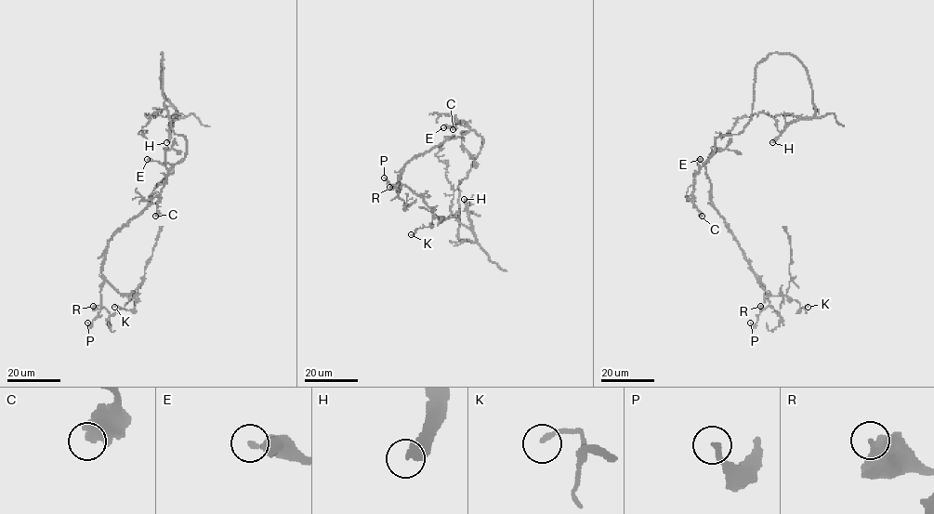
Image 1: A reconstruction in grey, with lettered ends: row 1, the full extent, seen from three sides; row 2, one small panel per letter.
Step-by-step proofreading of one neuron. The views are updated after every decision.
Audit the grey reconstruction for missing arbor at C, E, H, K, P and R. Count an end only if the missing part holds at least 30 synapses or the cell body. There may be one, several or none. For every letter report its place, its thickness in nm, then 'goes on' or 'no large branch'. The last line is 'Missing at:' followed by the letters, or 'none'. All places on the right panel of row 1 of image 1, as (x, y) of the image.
C: place (702, 216); calibre 480 nm; no large branch
E: place (700, 159); calibre 240 nm; no large branch
H: place (772, 142); calibre 420 nm; goes on
K: place (808, 307); calibre 180 nm; no large branch
P: place (750, 322); calibre 200 nm; goes on
R: place (760, 306); calibre 600 nm; no large branch
Missing at: H, P

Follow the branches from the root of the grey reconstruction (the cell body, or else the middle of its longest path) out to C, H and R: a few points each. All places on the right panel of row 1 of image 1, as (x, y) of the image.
C: (729, 135), (716, 139), (715, 151), (694, 177), (692, 202), (702, 216)
H: (729, 135), (750, 120), (756, 66), (771, 53), (790, 53), (807, 71), (815, 114), (794, 120), (772, 142)
R: (729, 135), (716, 139), (716, 151), (703, 164), (712, 204), (765, 288), (769, 303), (763, 309), (760, 306)

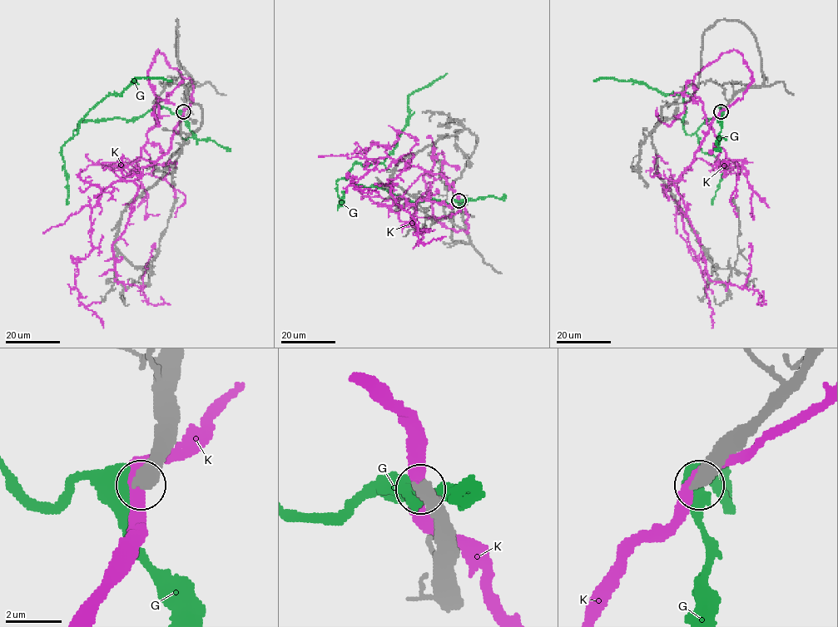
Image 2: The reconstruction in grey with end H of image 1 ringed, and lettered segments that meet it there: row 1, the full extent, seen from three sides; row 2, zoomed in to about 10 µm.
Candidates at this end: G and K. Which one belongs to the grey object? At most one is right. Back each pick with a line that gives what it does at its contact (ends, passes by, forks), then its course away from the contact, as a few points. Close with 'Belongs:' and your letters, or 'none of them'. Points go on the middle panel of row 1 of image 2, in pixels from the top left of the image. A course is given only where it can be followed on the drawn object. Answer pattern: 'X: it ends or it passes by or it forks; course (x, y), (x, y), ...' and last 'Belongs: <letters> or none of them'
Belongs: none of them

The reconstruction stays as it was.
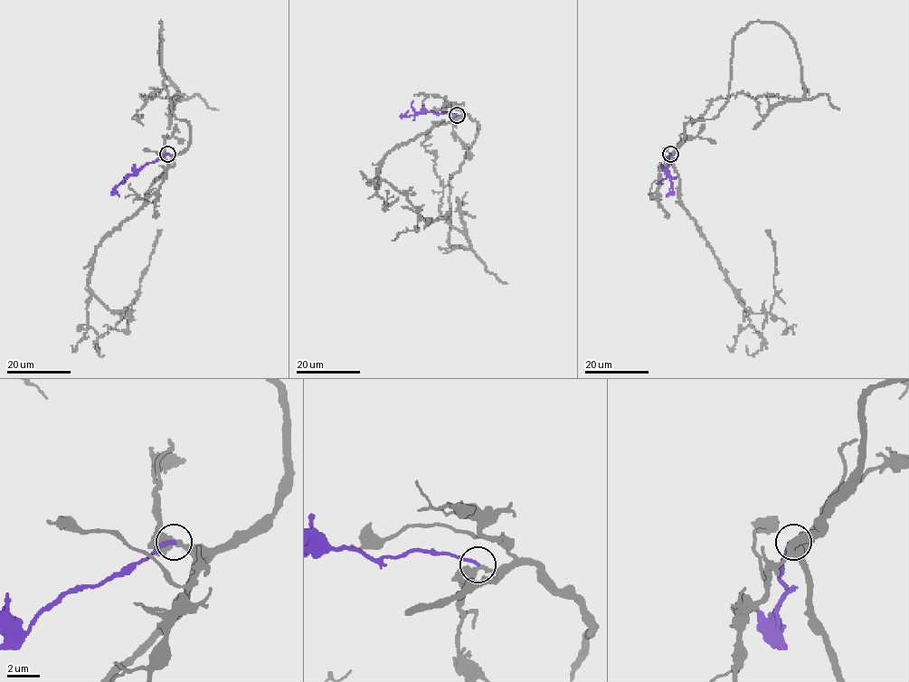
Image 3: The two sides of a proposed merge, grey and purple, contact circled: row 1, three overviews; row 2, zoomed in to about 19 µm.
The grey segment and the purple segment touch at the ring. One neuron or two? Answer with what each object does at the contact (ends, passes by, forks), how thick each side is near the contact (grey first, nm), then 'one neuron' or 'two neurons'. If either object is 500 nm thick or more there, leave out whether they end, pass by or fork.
grey passes by | purple ends | 440/240 nm | one neuron

